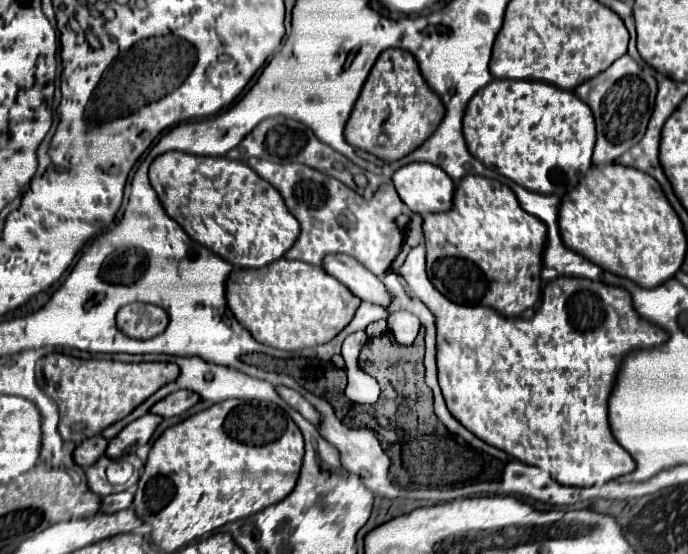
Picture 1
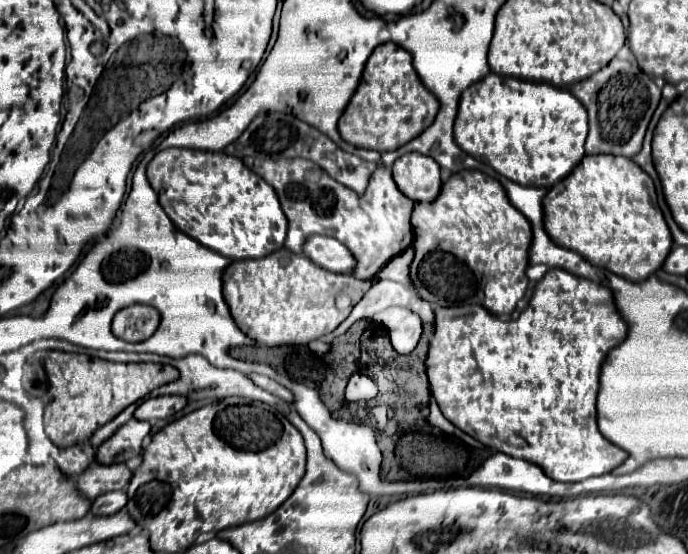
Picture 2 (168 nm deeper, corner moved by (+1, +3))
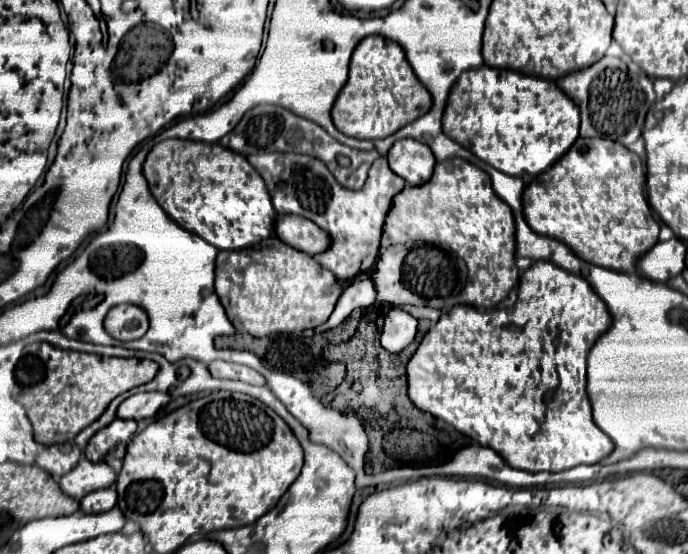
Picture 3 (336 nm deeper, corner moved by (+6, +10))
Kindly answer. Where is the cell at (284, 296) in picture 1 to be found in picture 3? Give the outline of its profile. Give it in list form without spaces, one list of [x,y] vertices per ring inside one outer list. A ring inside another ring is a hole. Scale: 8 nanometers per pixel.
[[[267,239],[265,243],[241,251],[219,251],[215,263],[215,293],[229,321],[237,331],[245,329],[253,337],[319,327],[333,313],[341,291],[355,281],[337,281],[337,277],[311,255],[279,239]]]

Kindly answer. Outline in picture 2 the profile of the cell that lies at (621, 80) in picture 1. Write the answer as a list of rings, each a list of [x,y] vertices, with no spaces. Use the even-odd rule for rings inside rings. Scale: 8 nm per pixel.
[[[614,58],[606,68],[602,68],[594,76],[572,84],[570,92],[574,92],[574,96],[588,110],[590,132],[586,138],[586,152],[614,154],[626,158],[632,158],[640,152],[646,128],[662,96],[660,88],[648,74],[644,74],[626,60]]]

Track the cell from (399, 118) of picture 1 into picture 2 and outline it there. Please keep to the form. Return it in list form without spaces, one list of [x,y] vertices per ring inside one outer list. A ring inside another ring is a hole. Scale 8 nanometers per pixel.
[[[394,42],[376,46],[370,54],[360,86],[350,98],[340,122],[340,136],[354,144],[356,148],[368,148],[376,152],[388,152],[404,146],[426,130],[436,114],[440,102],[426,86],[420,82],[418,74],[412,68],[412,56]]]

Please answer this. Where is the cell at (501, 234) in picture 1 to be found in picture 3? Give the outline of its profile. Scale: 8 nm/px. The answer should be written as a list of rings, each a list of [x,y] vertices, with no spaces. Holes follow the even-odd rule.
[[[465,159],[435,165],[429,183],[407,185],[393,197],[385,221],[381,257],[371,273],[379,303],[427,305],[449,309],[465,303],[477,309],[495,307],[519,279],[515,265],[515,221],[509,205],[491,189],[491,179]]]

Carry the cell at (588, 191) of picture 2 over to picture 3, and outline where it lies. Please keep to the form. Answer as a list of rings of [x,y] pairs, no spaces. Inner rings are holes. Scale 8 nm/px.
[[[579,137],[561,161],[527,183],[523,211],[535,233],[557,237],[583,261],[621,273],[635,271],[637,261],[659,241],[659,223],[645,197],[643,163],[609,139]]]

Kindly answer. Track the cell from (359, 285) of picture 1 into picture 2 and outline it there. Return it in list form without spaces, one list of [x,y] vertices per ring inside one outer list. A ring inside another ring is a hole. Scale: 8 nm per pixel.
[[[308,236],[304,242],[304,256],[320,268],[336,274],[352,274],[354,270],[354,256],[344,244],[330,236]]]

